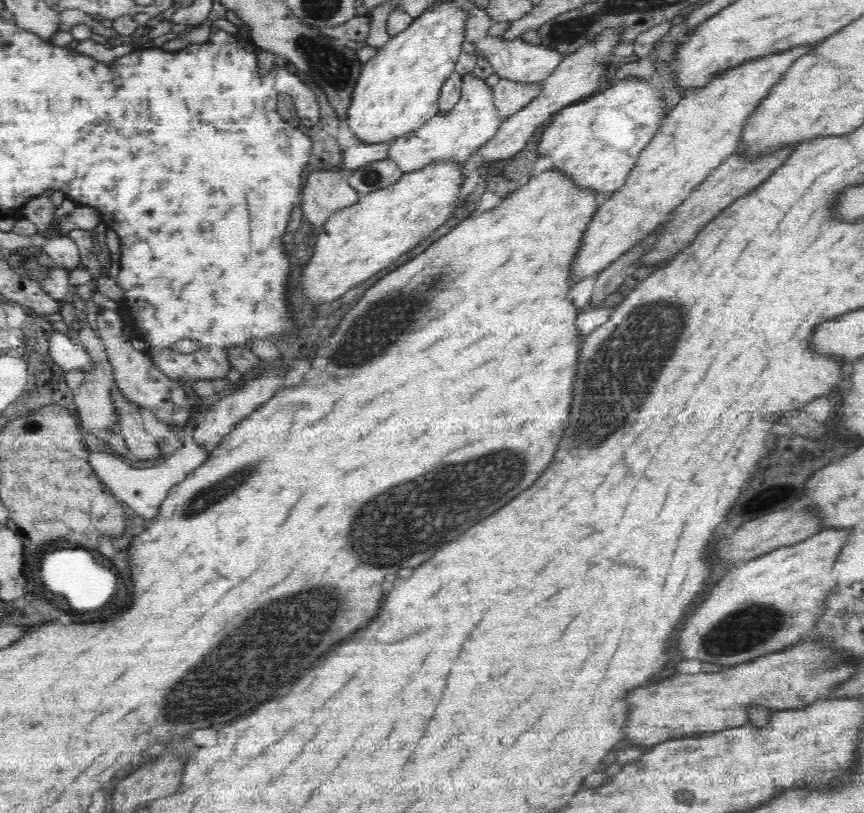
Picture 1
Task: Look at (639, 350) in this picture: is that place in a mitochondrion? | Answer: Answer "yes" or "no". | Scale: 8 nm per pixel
yes

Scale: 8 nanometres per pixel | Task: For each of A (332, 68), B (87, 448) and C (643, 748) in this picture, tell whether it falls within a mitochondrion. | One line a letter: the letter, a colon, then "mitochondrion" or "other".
A: mitochondrion
B: other
C: other

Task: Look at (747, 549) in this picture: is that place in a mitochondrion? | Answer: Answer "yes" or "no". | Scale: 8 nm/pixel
no

